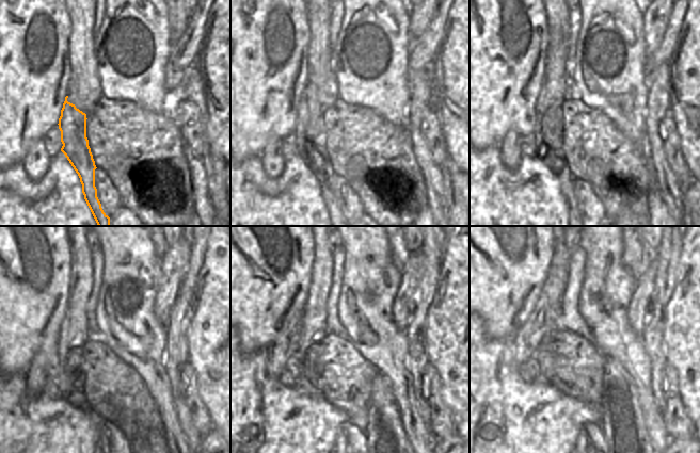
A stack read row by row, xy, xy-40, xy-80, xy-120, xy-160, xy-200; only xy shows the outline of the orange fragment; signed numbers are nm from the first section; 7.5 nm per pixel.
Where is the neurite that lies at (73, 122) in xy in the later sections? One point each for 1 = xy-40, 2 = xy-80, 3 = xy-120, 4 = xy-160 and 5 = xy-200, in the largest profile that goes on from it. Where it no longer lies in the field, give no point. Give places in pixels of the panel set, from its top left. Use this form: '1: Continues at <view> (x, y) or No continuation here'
1: Continues at xy-40 (309, 130)
2: Continues at xy-80 (549, 135)
3: Continues at xy-120 (70, 378)
4: Continues at xy-160 (321, 272)
5: Continues at xy-200 (561, 258)

